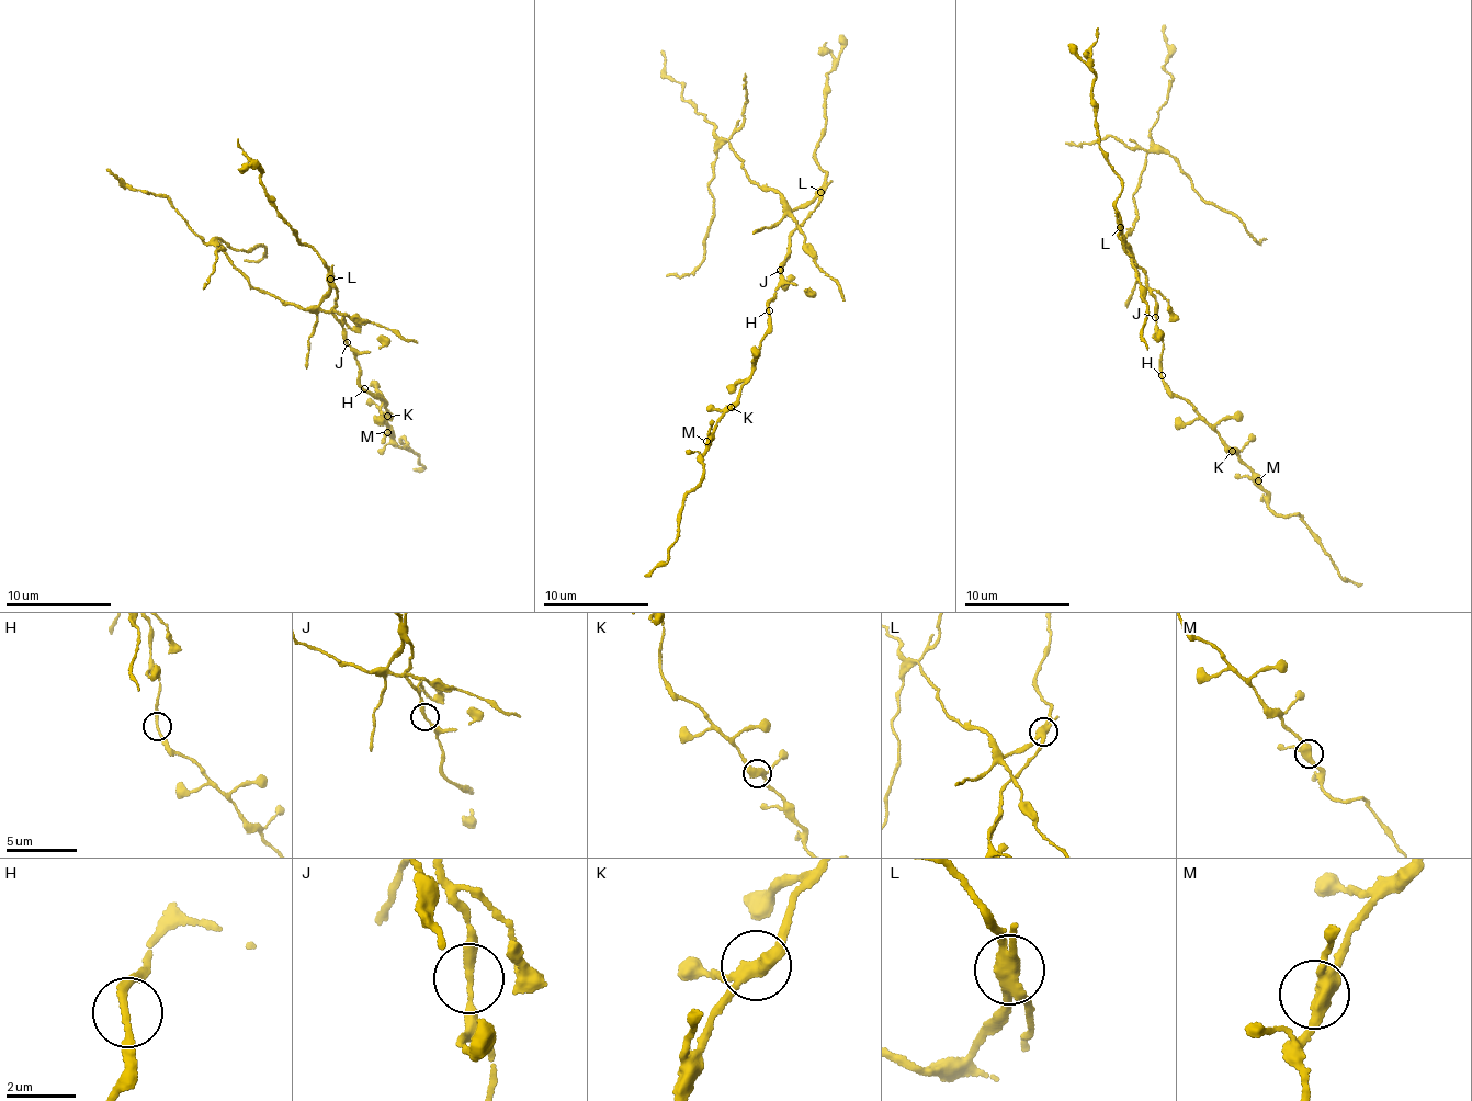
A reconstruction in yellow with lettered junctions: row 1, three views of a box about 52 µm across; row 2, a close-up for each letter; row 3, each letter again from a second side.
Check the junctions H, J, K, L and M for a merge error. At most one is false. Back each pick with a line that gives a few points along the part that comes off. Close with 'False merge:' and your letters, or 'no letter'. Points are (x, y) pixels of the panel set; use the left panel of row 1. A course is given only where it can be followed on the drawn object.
L: (330, 280), (327, 296), (304, 308), (249, 284), (219, 238), (265, 249), (255, 262), (244, 261)
False merge: L

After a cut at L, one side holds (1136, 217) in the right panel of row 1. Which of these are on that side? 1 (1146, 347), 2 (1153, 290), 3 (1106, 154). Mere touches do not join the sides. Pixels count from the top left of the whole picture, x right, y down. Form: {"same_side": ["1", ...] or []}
{"same_side": ["1"]}

